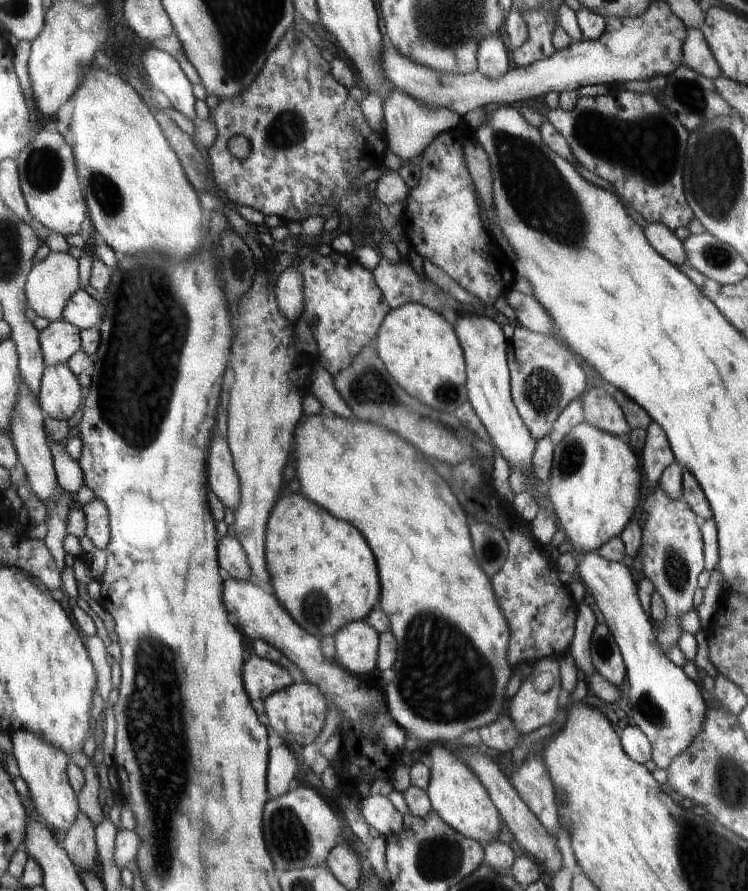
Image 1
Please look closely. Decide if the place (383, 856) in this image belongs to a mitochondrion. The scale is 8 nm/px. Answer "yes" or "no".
no

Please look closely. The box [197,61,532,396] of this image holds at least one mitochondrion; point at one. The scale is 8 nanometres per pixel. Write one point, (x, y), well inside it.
(287, 129)

